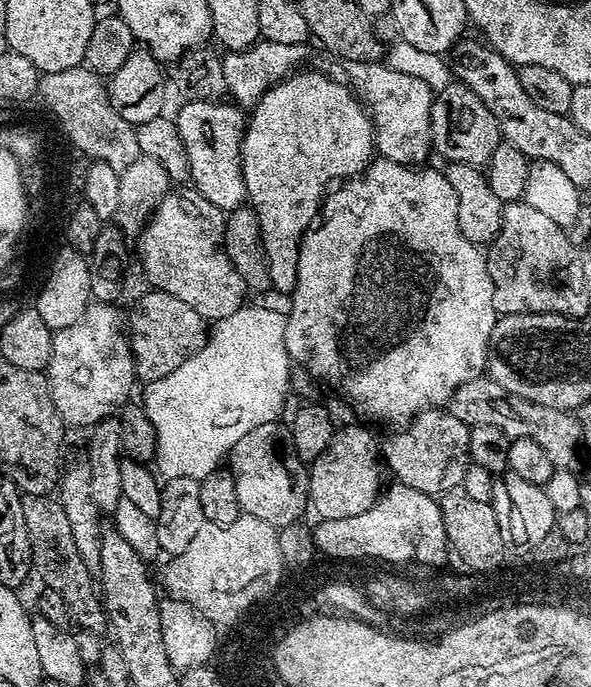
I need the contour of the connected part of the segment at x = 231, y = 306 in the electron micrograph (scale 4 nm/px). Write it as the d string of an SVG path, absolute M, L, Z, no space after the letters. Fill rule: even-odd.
M188 190L169 191L140 232L138 243L144 276L155 291L174 294L174 298L198 310L206 321L230 318L230 314L245 307L246 289L224 249L225 213L214 202L206 202L200 192L184 191Z

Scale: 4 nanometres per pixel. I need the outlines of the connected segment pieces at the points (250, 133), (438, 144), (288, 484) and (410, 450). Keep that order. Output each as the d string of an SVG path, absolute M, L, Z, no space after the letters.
M297 71L286 80L281 80L275 84L260 101L257 102L255 108L251 109L250 116L252 121L247 121L246 131L242 136L242 159L244 162L244 181L246 182L246 190L248 191L248 200L250 206L258 214L258 222L260 223L260 237L262 238L262 246L266 254L266 262L270 270L270 282L275 291L291 294L294 286L298 282L298 254L300 253L300 243L304 241L304 233L313 227L314 221L321 215L322 205L326 199L326 193L329 191L331 180L347 181L349 178L360 175L374 159L374 145L376 142L376 134L372 123L371 115L362 103L359 96L347 83L339 84L336 80L331 80L328 76L323 76L320 72L304 72Z
M453 82L435 93L432 103L432 146L437 153L441 152L445 156L445 161L484 166L501 143L500 127L494 114L490 114L474 90Z
M283 423L254 426L235 444L230 453L230 471L238 486L241 513L262 518L276 529L295 524L309 507L308 468L294 450L292 433Z
M430 408L420 413L407 426L401 427L388 441L382 444L382 459L387 471L396 475L395 479L401 484L410 486L414 490L422 490L428 496L439 497L446 492L455 492L463 485L470 467L470 449L472 433L469 425L454 418L451 410Z

